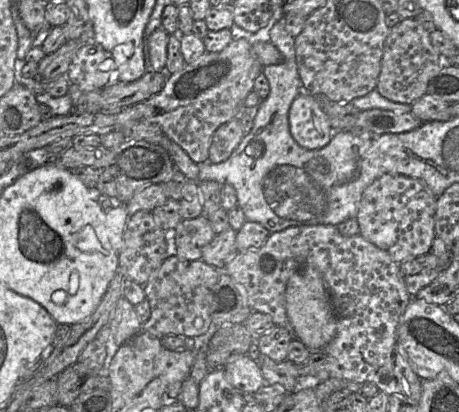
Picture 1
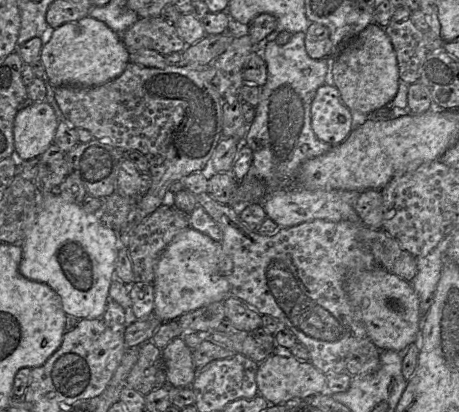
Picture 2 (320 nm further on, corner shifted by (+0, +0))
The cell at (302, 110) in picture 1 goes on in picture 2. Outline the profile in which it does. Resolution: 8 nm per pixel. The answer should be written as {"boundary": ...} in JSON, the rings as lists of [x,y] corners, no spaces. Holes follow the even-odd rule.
{"boundary":[[[325,84],[317,89],[311,105],[311,127],[319,140],[332,146],[344,142],[352,132],[352,112],[343,103],[340,92],[334,85]]]}

